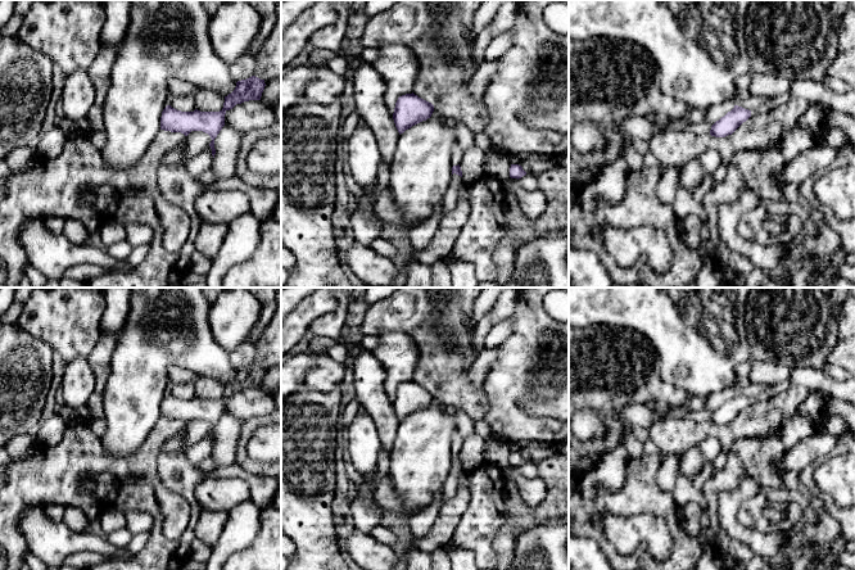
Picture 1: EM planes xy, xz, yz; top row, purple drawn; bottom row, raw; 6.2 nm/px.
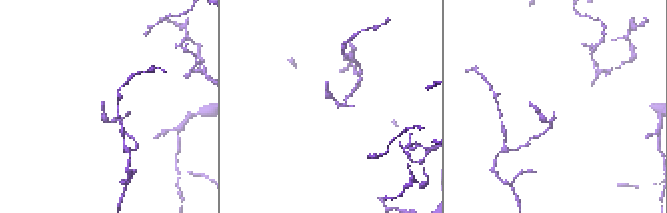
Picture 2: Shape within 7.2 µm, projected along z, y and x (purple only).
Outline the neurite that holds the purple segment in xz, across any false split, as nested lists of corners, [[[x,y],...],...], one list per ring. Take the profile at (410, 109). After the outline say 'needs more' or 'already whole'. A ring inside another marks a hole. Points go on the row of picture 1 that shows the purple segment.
[[[413,92],[399,96],[393,113],[393,119],[399,135],[430,118],[433,112],[434,105]]] | already whole

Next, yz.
[[[734,105],[730,112],[711,126],[710,135],[715,137],[732,135],[750,117],[751,110]]] | already whole

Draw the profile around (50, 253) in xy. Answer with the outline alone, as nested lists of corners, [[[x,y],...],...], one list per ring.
[[[30,218],[19,231],[28,263],[48,280],[62,281],[64,272],[80,263],[94,263],[113,272],[127,272],[134,268],[128,261],[117,261],[107,250],[89,248],[69,241],[63,234],[54,234],[48,222]]]

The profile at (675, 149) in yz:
[[[792,98],[786,104],[756,116],[751,116],[732,135],[715,137],[691,131],[665,131],[650,141],[650,150],[664,167],[682,171],[701,154],[714,151],[728,166],[733,155],[745,150],[764,150],[779,141],[799,126],[802,114],[813,101]]]

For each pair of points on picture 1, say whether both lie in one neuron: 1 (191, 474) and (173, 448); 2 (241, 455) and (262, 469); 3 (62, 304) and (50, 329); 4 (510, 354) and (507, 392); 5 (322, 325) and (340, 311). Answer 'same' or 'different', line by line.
1: same
2: same
3: same
4: same
5: same

